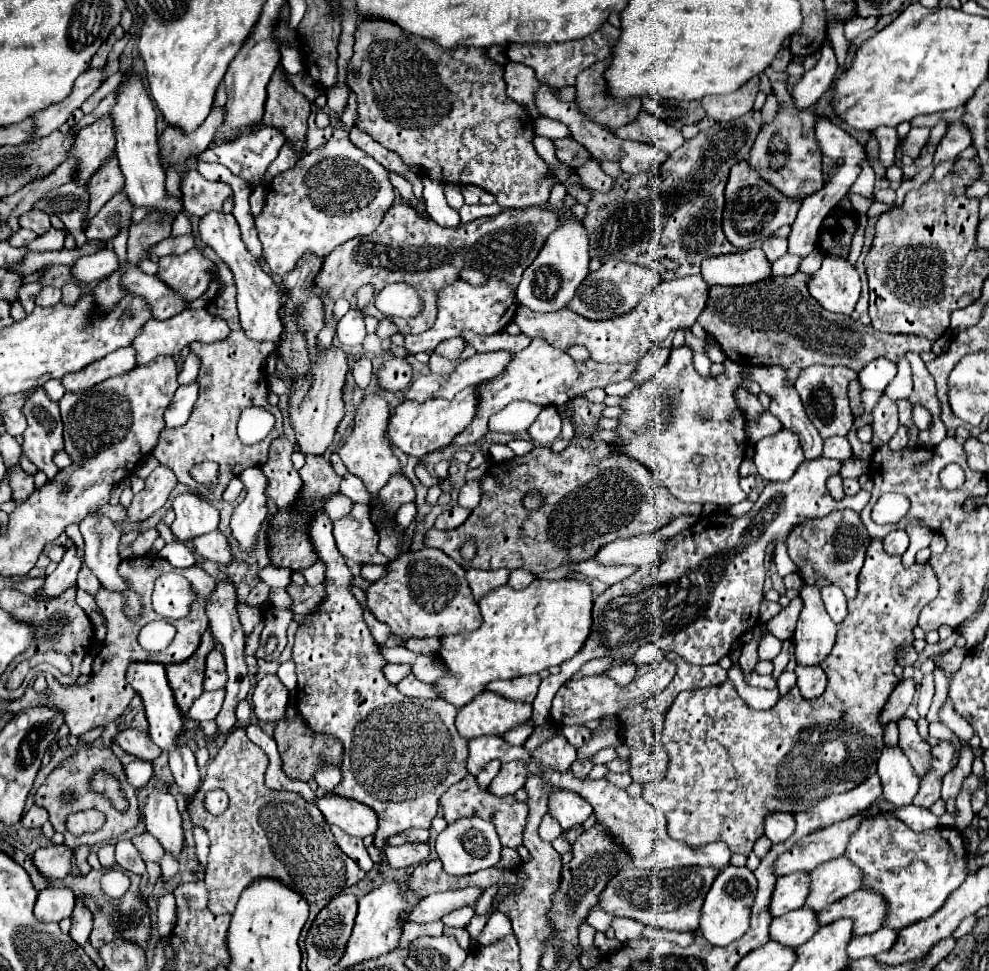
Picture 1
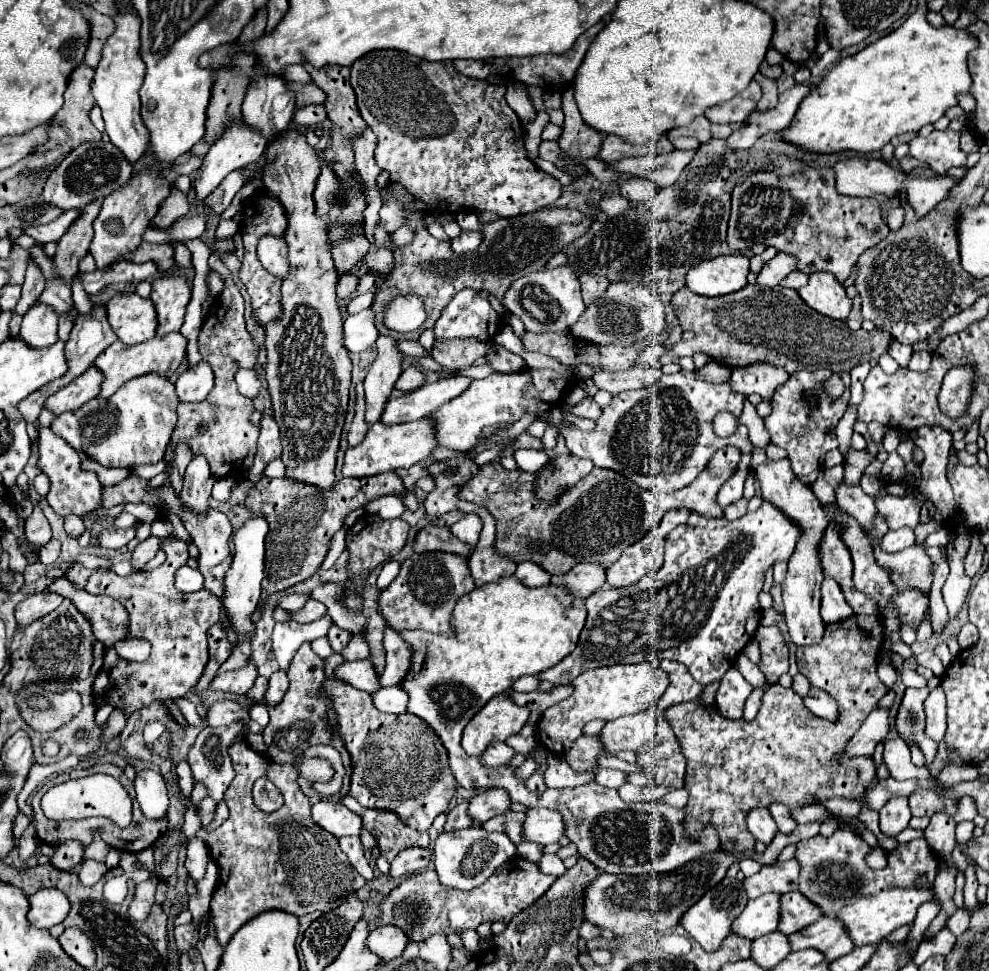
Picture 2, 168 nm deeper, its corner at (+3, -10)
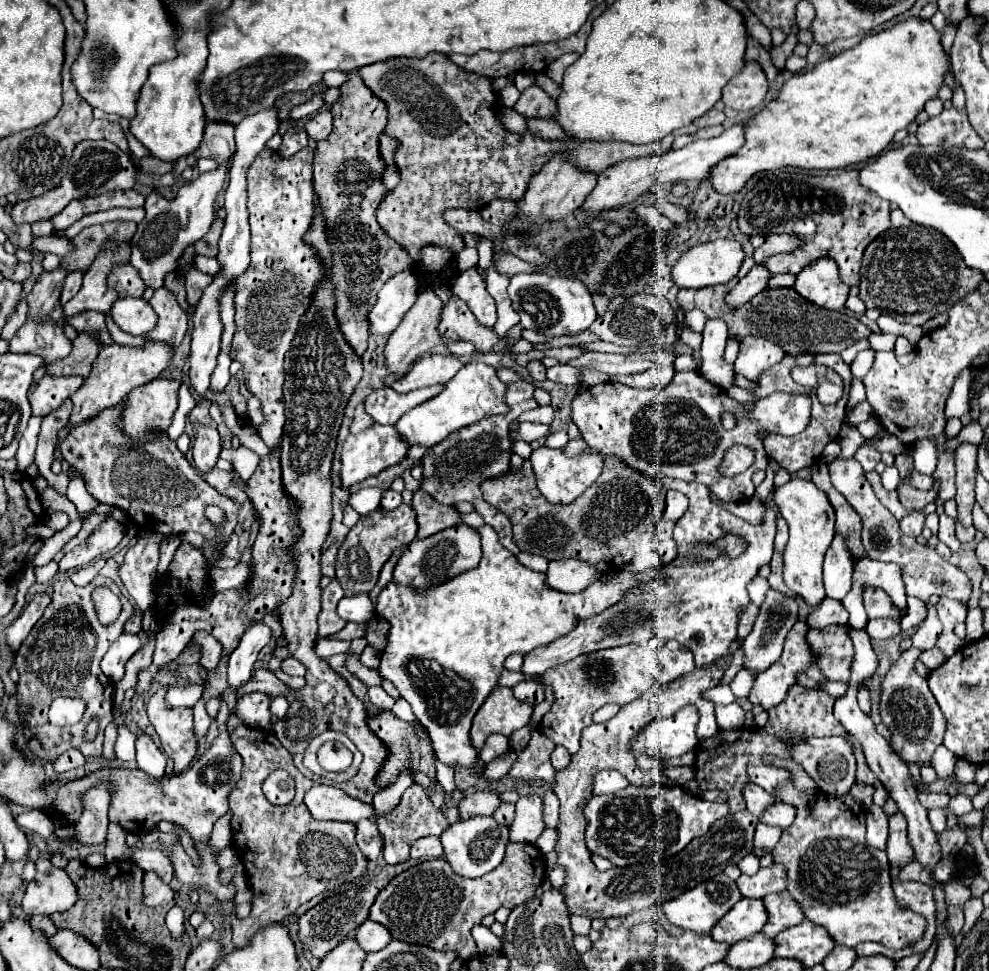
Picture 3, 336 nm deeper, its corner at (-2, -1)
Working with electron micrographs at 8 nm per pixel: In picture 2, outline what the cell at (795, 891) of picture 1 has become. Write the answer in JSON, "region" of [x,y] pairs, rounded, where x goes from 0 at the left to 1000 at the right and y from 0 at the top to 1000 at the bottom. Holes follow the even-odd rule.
{"region":[[[776,920],[755,930],[751,940],[739,953],[739,961],[761,969],[765,965],[784,959],[786,953],[788,953],[788,922]]]}

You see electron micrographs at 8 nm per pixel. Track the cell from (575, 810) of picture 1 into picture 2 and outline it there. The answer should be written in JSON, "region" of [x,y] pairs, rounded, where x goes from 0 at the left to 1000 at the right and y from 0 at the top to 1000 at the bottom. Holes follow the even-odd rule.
{"region":[[[533,833],[529,846],[529,864],[545,870],[563,868],[571,860],[571,848],[563,835],[557,833]]]}

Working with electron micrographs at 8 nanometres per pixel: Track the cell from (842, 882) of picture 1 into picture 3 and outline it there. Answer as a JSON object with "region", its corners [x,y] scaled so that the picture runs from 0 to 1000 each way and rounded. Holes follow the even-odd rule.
{"region":[[[797,917],[772,923],[772,931],[775,931],[779,945],[770,960],[777,962],[779,966],[783,966],[787,960],[791,960],[799,954],[809,952],[815,945],[811,933],[797,921]]]}

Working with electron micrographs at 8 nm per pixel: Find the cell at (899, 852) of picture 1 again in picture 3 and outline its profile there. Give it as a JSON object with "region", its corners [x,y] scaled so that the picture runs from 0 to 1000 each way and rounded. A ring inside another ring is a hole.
{"region":[[[797,805],[797,809],[789,809],[785,822],[807,832],[803,849],[791,857],[789,867],[785,869],[781,880],[783,888],[791,888],[797,894],[797,919],[801,921],[801,925],[805,925],[805,929],[809,929],[809,933],[813,933],[813,941],[817,947],[833,954],[841,962],[841,966],[845,966],[845,972],[853,972],[859,976],[868,974],[870,970],[882,968],[892,970],[902,978],[910,978],[934,962],[934,945],[930,945],[916,933],[908,933],[896,882],[876,871],[876,834],[859,818],[839,820],[829,814],[809,816],[801,805]]]}

